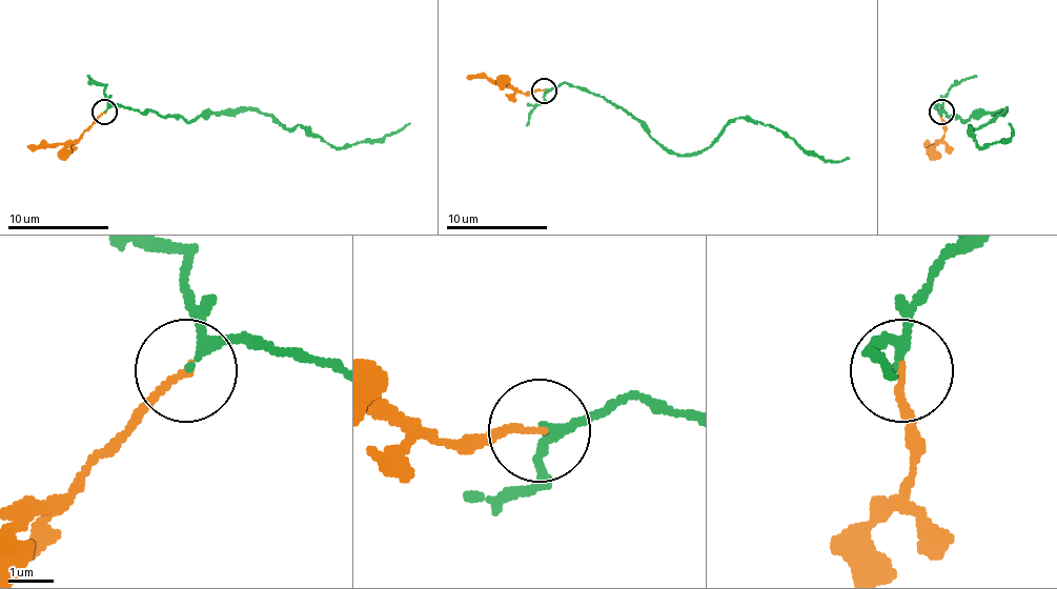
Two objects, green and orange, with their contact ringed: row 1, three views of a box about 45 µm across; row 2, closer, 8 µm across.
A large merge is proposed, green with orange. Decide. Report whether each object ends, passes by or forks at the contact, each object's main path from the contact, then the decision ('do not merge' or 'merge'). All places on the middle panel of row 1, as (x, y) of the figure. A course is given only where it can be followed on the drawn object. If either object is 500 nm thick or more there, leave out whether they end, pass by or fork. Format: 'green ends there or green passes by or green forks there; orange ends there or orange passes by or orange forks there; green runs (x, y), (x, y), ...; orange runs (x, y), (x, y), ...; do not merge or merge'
green passes by; orange ends there; green runs (543, 89), (573, 84), (611, 100), (682, 156), (705, 150), (745, 118), (783, 130), (826, 160), (849, 158); orange runs (543, 89), (521, 92), (515, 87), (467, 75); merge

